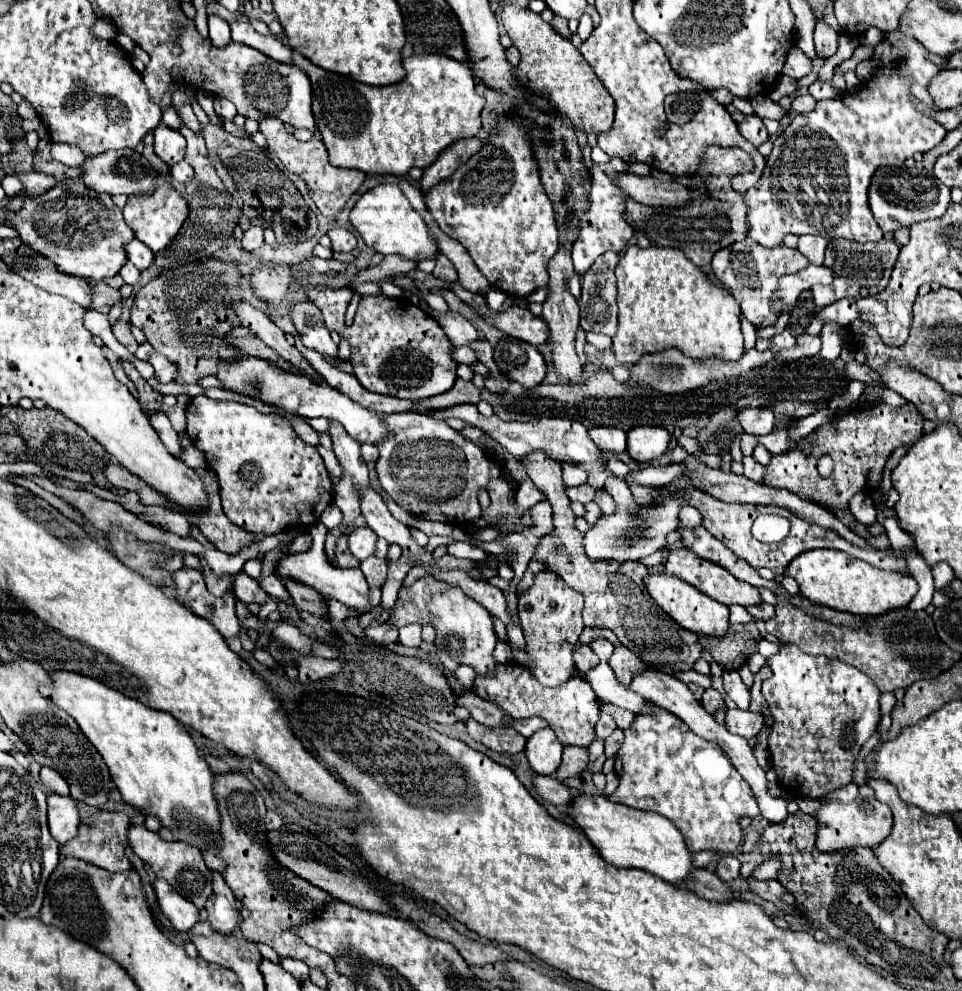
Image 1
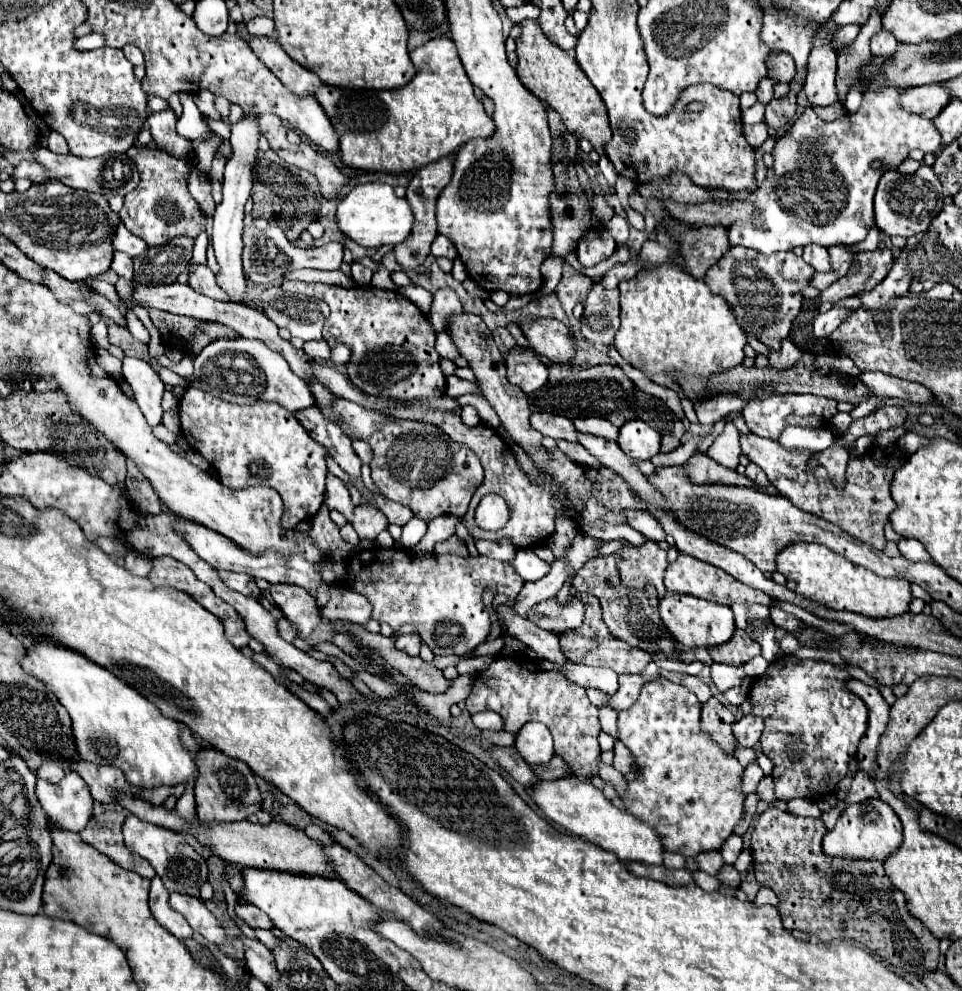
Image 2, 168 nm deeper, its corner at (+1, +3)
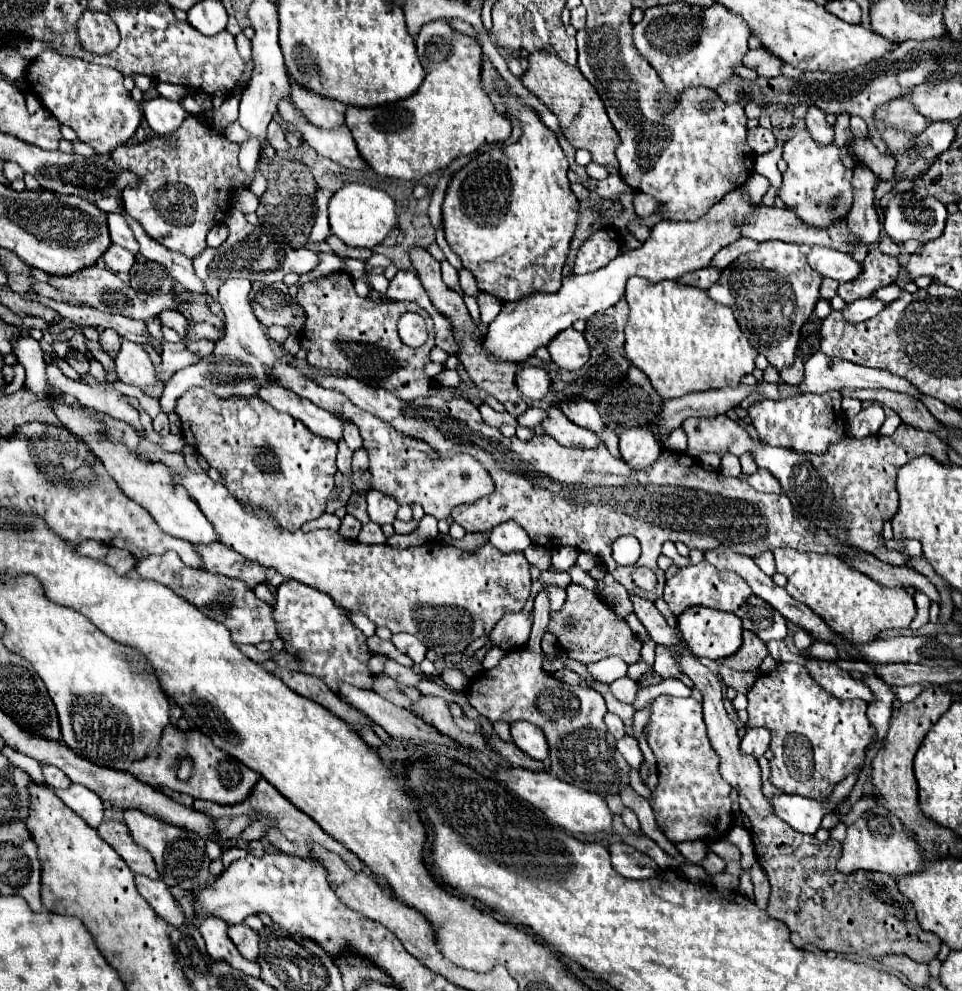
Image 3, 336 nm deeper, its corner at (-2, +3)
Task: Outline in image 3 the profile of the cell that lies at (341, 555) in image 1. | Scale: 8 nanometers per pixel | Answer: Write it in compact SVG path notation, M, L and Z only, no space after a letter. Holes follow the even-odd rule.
M346 515L346 517L342 519L342 525L340 525L340 535L342 535L344 539L350 539L350 541L354 541L354 539L358 537L358 531L360 531L360 527L362 527L362 523L360 523L356 517L352 517L352 515Z

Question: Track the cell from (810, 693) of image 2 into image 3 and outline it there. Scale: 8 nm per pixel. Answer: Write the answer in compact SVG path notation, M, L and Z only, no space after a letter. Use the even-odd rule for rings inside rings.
M780 663L772 673L764 673L754 687L748 691L748 727L768 727L772 733L770 751L774 759L770 761L770 781L782 793L794 793L810 799L826 799L832 789L850 775L860 763L864 763L864 751L874 737L874 727L866 717L866 703L860 699L836 699L824 691L806 667L796 663Z

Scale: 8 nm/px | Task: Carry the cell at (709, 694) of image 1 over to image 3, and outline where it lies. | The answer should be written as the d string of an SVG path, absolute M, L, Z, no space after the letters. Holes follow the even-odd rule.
M630 595L630 599L634 603L634 613L648 629L652 641L666 647L680 665L680 669L702 691L703 719L708 727L708 739L720 757L720 775L740 795L740 809L752 821L752 841L758 863L770 881L770 899L766 913L786 923L786 927L790 929L790 939L796 947L814 945L822 951L858 953L876 959L884 955L908 955L918 963L928 963L936 959L942 941L934 933L928 933L920 927L914 905L904 893L900 893L894 877L876 871L854 871L842 875L838 869L816 871L806 867L806 859L810 859L810 841L816 841L816 837L794 831L774 813L772 805L762 795L760 767L752 755L744 755L740 751L738 727L724 709L718 677L710 669L706 669L698 657L690 655L688 649L682 649L682 639L678 637L678 631L668 625L664 615L656 609L652 601L640 599L636 595Z

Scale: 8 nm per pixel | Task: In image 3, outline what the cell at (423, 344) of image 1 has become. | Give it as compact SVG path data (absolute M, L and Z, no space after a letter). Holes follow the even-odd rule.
M344 271L300 285L298 303L308 313L308 323L300 337L302 347L308 349L308 365L328 369L334 375L356 377L370 387L382 387L394 393L402 401L430 395L432 379L424 373L424 365L430 361L430 351L434 347L434 329L430 315L422 307L410 301L362 299L354 291L352 277ZM408 311L422 315L428 327L428 341L416 349L404 345L396 329L398 319Z

